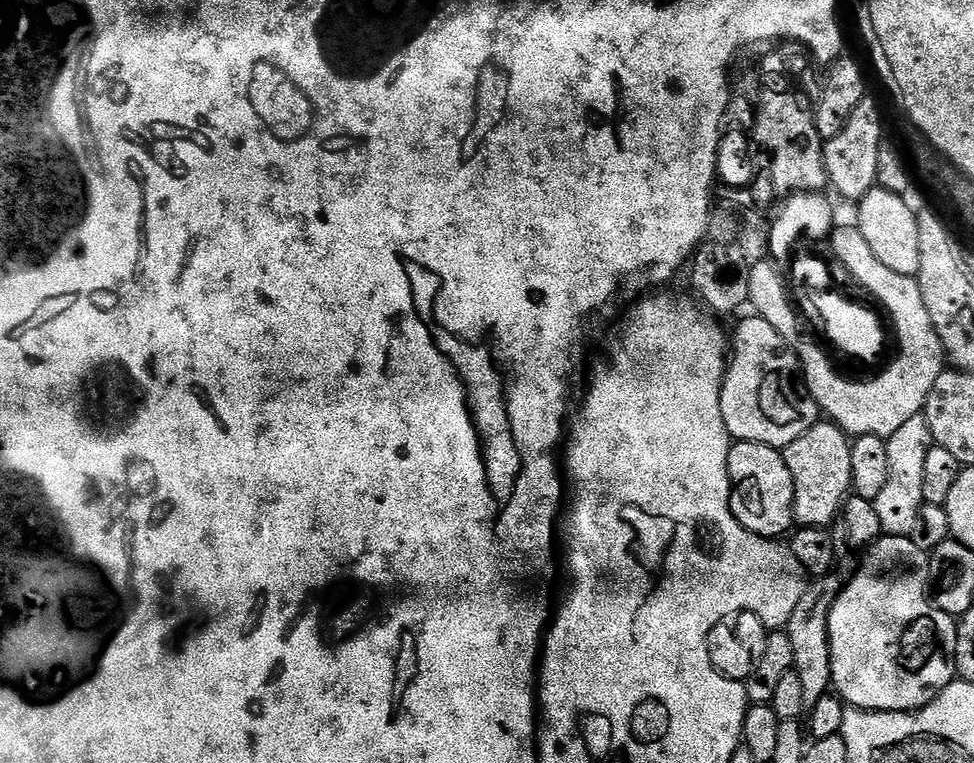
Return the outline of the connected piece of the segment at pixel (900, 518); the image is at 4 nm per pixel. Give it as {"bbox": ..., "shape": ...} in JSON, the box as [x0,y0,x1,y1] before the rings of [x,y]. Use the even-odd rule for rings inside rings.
{"bbox":[874,415,934,537],"shape":[[[924,415],[912,416],[910,422],[905,422],[901,428],[894,430],[894,434],[887,437],[887,441],[890,478],[886,478],[886,486],[874,503],[878,510],[878,518],[882,521],[882,533],[911,537],[918,519],[918,510],[924,505],[922,470],[926,466],[926,454],[934,447],[930,426]]]}

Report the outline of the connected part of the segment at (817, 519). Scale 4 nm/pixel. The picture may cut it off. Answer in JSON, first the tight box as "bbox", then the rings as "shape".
{"bbox":[782,422,852,528],"shape":[[[818,422],[810,430],[800,432],[797,437],[782,452],[793,475],[796,495],[793,502],[794,520],[800,526],[822,528],[831,525],[841,515],[844,501],[850,495],[852,440],[848,433],[831,422]]]}

